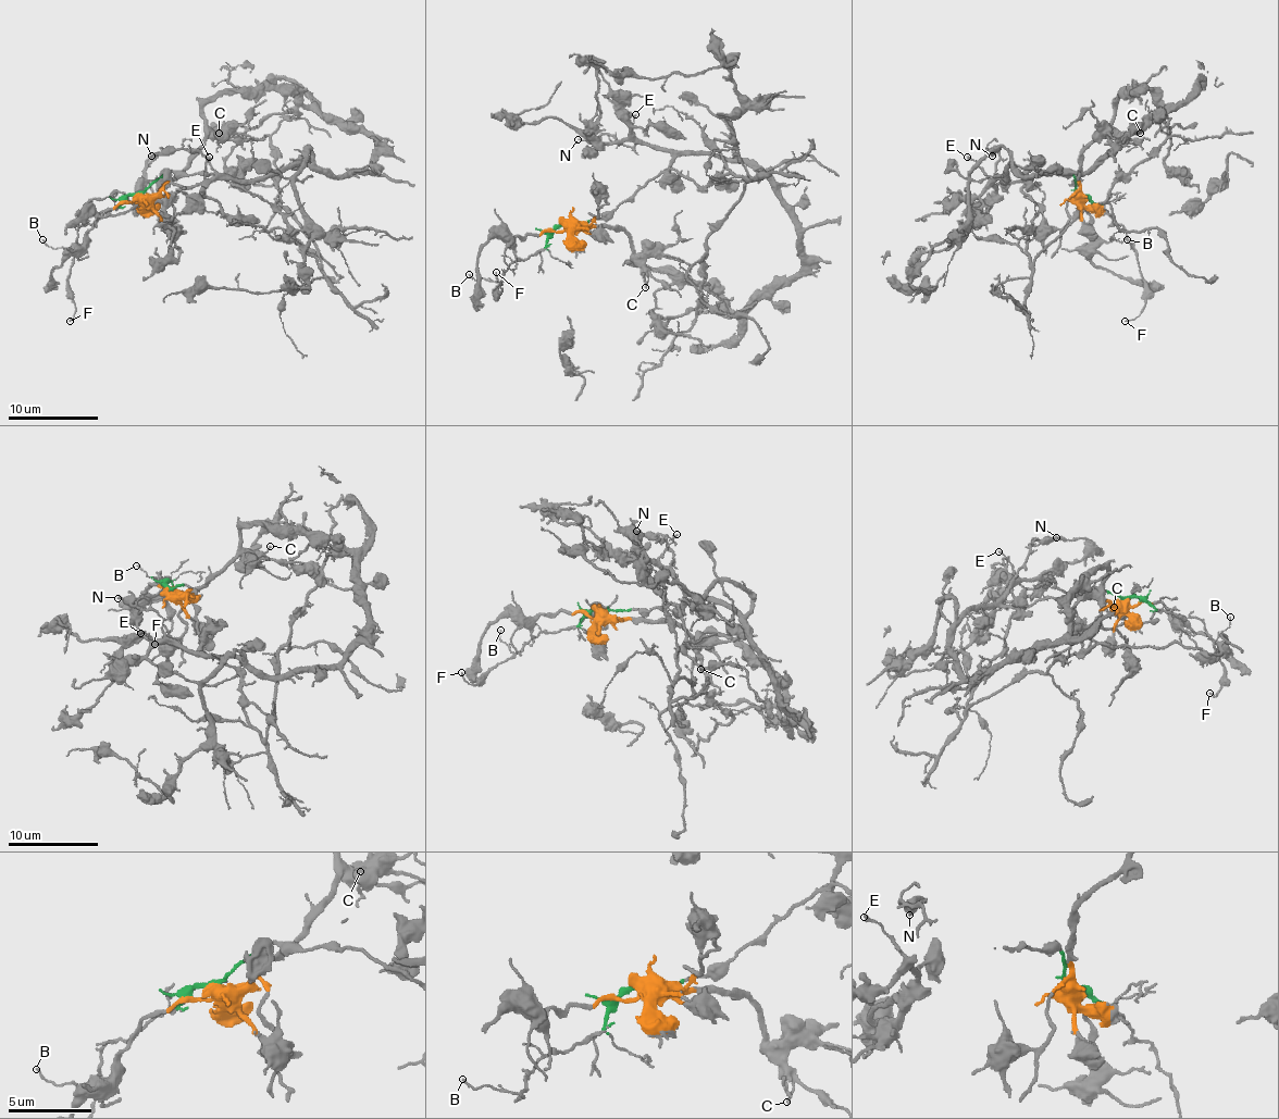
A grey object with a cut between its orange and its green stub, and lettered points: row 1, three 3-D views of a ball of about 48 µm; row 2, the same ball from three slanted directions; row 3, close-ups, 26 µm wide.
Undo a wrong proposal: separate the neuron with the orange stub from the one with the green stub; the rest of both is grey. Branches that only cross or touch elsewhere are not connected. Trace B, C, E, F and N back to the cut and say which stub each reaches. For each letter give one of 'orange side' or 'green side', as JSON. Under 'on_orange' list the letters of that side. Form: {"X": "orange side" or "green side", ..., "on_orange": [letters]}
{"B": "green side", "C": "orange side", "E": "orange side", "F": "green side", "N": "orange side", "on_orange": ["C", "E", "N"]}

